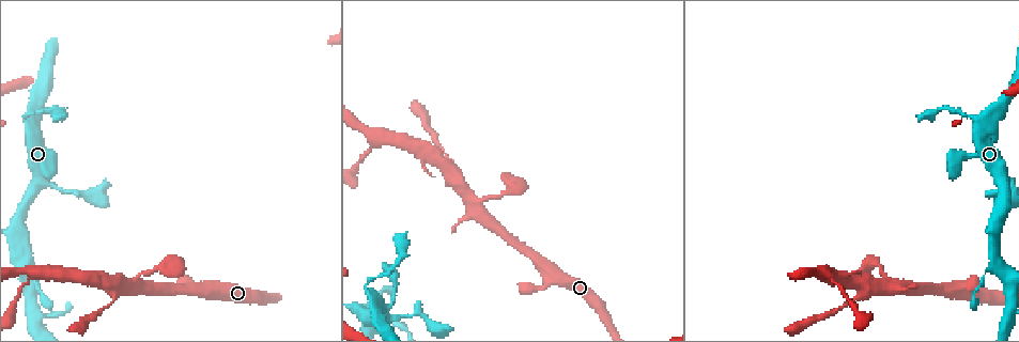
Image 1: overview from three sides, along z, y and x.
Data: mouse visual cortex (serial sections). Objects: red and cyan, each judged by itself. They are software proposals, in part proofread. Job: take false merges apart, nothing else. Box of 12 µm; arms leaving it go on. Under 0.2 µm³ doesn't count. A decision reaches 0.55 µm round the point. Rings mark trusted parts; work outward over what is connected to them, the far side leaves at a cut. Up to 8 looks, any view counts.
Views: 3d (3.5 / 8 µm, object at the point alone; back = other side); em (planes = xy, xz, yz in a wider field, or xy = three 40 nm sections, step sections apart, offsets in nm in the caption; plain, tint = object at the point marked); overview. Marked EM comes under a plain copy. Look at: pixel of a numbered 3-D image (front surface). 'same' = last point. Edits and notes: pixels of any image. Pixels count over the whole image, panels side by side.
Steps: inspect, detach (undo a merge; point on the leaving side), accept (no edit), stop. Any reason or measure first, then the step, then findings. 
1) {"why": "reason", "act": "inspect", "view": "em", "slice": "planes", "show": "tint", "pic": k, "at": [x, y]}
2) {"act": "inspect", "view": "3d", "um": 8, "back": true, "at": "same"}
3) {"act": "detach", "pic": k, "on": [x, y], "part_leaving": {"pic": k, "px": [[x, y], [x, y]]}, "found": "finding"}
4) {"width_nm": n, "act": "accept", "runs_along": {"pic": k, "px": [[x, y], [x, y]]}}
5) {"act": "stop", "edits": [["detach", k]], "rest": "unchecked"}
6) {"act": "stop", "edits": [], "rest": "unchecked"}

{"why": "abrupt turn", "act": "inspect", "view": "3d", "um": 8, "pic": 1, "at": [156, 269]}

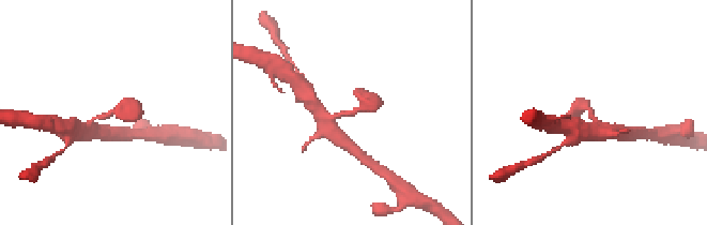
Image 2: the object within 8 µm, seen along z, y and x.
{"why": "zoom in", "act": "inspect", "view": "3d", "um": 3.5, "pic": 2, "at": [108, 113]}

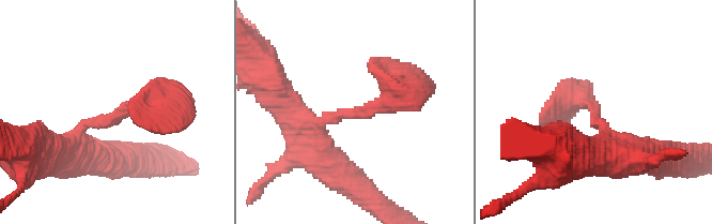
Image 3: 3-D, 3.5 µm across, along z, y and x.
{"why": "now the EM", "act": "inspect", "view": "em", "slice": "xy", "step": 3, "show": "tint", "pic": 3, "at": [357, 116]}

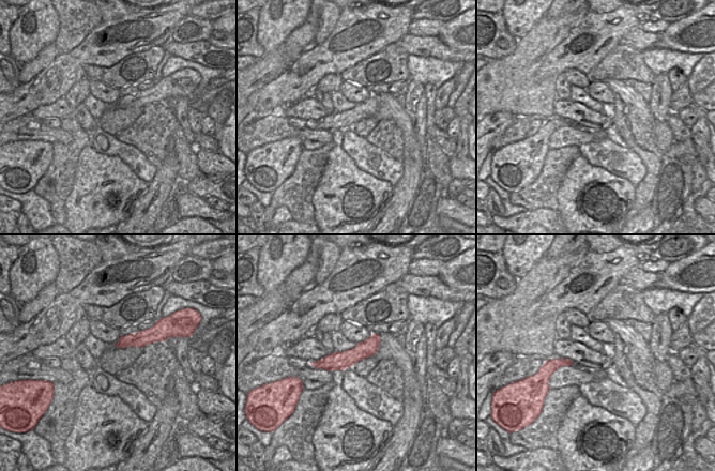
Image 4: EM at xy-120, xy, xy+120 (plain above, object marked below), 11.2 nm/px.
{"act": "accept", "runs_along": {"pic": 3, "px": [[67, 157], [84, 124], [153, 98], [153, 114]]}, "found": "all the same cell"}

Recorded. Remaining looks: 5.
{"why": "branch point", "act": "inspect", "view": "3d", "um": 3.5, "pic": 1, "at": [49, 183]}

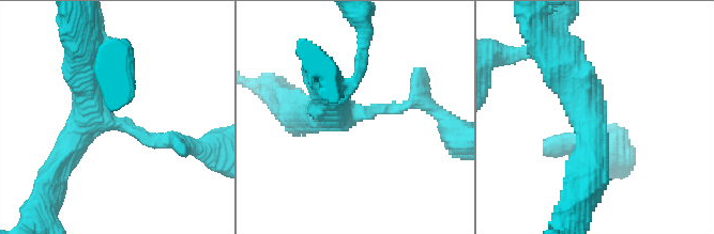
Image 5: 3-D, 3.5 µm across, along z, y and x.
{"arms": 3, "arm_widths_nm": [150, 400, 500], "why": "now the EM", "act": "inspect", "view": "em", "slice": "xy", "step": 5, "show": "tint", "pic": 5, "at": [348, 112]}

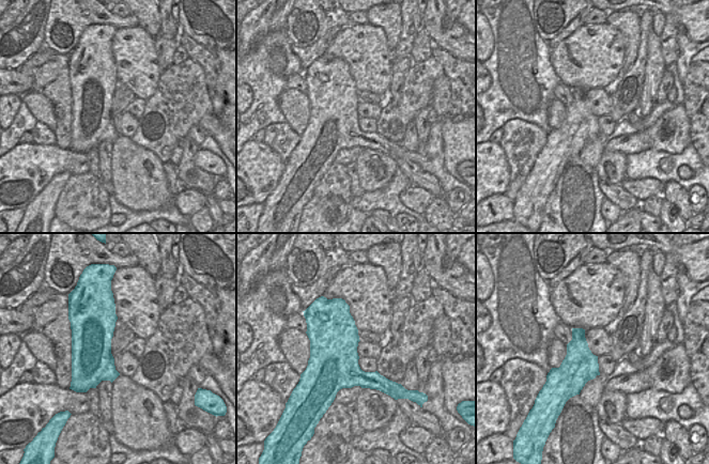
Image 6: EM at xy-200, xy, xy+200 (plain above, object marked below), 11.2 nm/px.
{"act": "accept", "runs_along": {"pic": 5, "px": [[86, 52], [89, 118], [54, 176]]}, "found": "one cell here"}

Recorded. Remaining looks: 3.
{"act": "inspect", "view": "3d", "um": 3.5, "pic": 1, "at": [18, 231]}

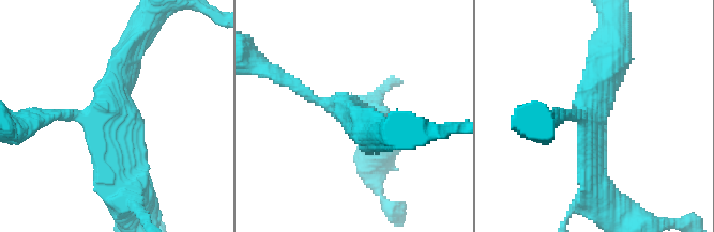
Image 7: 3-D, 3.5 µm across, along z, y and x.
{"why": "need the tissue", "act": "inspect", "view": "em", "slice": "xy", "step": 1, "show": "tint", "pic": 7, "at": [111, 112]}

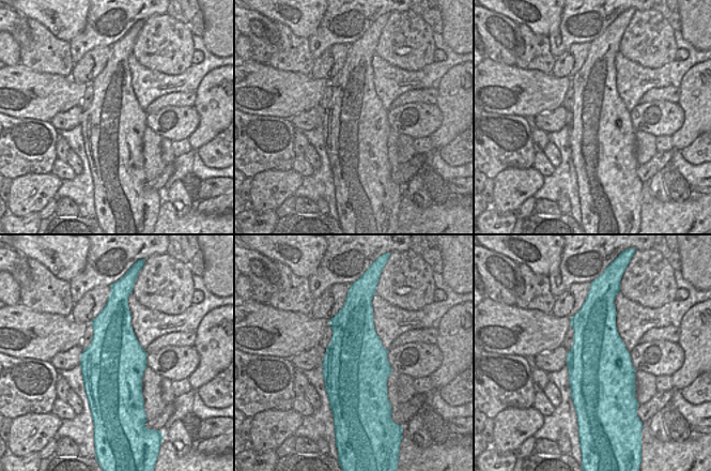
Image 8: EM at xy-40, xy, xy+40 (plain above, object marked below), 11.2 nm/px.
{"act": "accept", "runs_along": {"pic": 7, "px": [[613, 49], [592, 112], [594, 184]]}, "found": "all the same cell"}

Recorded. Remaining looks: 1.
{"act": "stop", "edits": [], "rest": "unchecked"}

